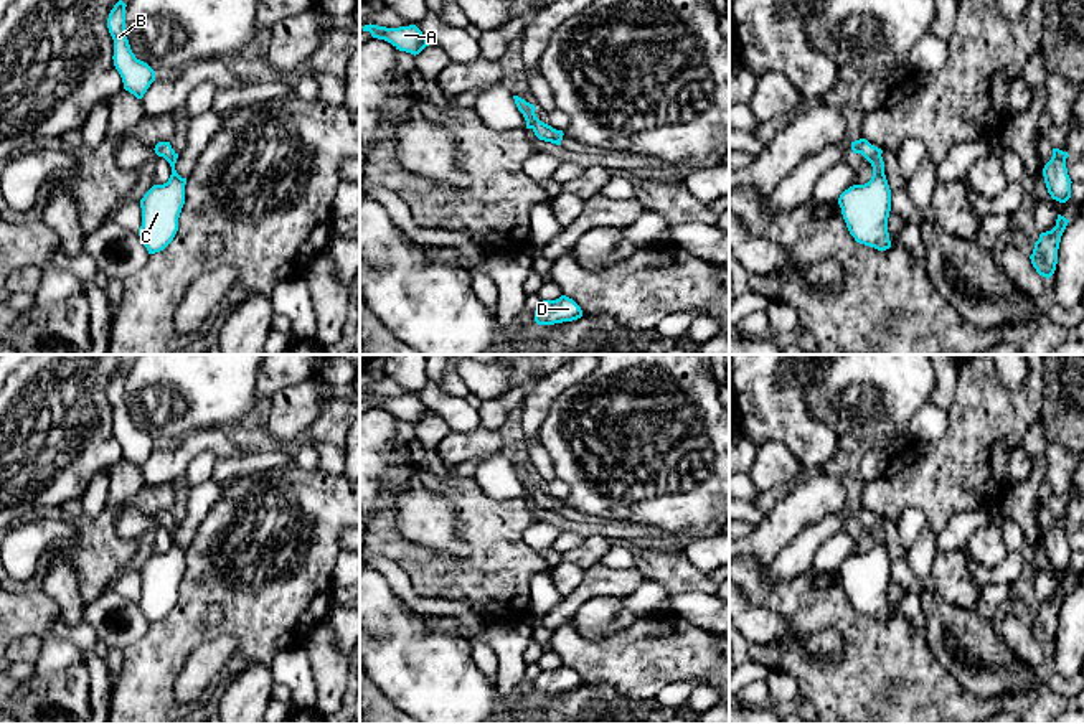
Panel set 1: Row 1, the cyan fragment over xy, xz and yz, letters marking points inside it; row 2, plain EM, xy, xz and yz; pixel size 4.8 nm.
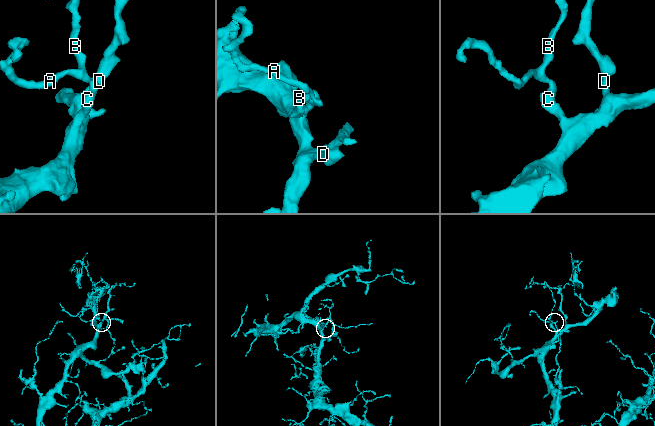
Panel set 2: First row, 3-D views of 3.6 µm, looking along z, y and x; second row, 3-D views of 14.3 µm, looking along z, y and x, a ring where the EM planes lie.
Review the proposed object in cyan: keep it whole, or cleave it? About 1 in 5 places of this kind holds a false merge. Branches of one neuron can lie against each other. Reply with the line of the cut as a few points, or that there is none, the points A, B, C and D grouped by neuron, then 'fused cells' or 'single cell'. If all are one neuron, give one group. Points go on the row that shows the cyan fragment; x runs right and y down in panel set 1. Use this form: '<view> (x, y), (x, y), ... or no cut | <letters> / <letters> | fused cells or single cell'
no cut | A B C D | single cell

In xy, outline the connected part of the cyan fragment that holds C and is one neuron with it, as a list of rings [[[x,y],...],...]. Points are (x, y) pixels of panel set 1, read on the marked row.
[[[158,142],[153,150],[170,163],[172,175],[167,183],[153,185],[140,200],[142,226],[139,236],[148,254],[163,251],[173,241],[185,205],[186,185],[186,178],[181,178],[175,170],[178,153],[170,142]]]

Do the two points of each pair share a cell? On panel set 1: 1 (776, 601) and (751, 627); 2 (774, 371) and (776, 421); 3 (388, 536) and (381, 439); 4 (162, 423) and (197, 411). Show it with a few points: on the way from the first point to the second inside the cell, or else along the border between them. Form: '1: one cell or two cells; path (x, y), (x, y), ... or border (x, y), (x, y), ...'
1: two cells; border (746, 597), (786, 622), (782, 640)
2: one cell; path (774, 383), (776, 409)
3: two cells; border (385, 507), (377, 513)
4: one cell; path (170, 414), (174, 411), (188, 411)

